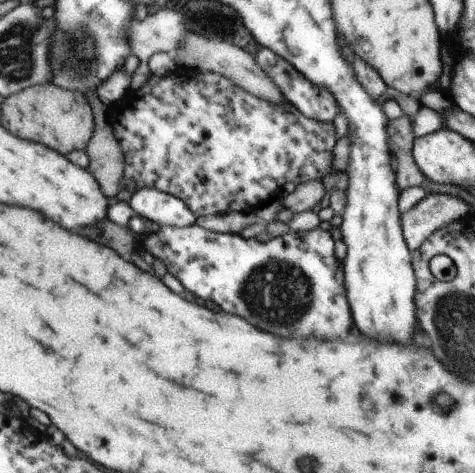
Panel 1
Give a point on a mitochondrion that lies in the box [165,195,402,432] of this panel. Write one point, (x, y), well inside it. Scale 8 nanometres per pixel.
(282, 288)

